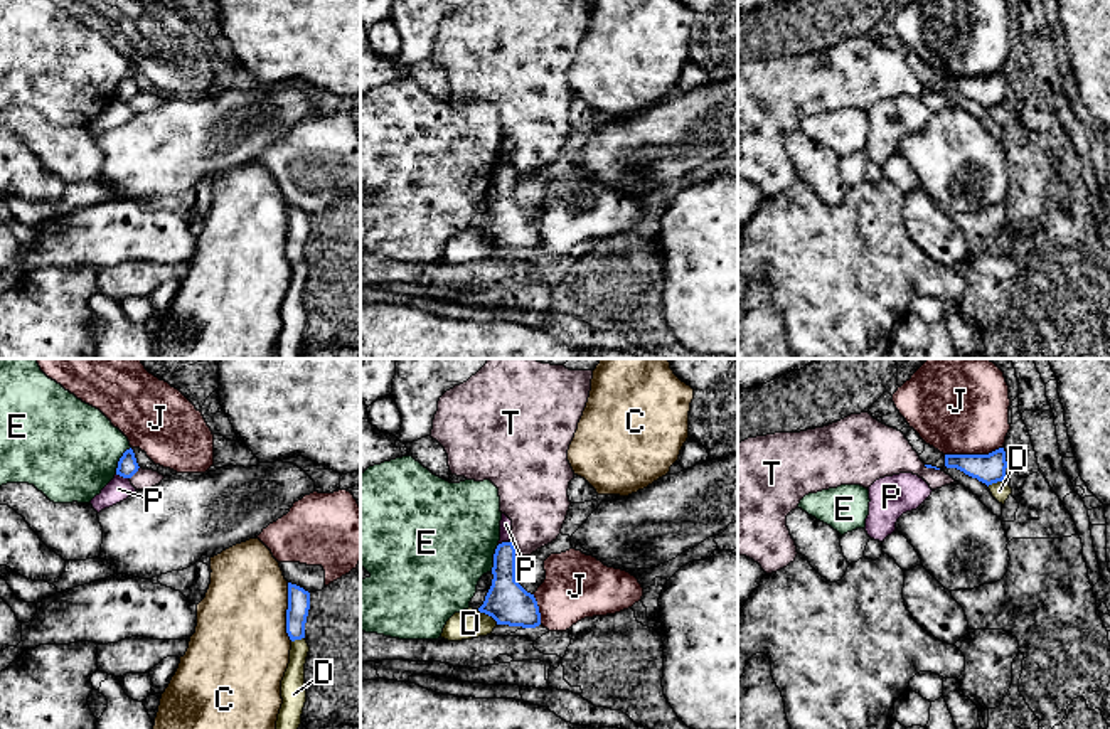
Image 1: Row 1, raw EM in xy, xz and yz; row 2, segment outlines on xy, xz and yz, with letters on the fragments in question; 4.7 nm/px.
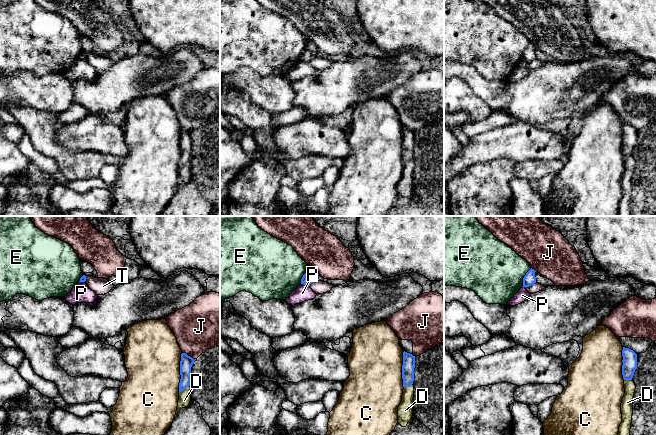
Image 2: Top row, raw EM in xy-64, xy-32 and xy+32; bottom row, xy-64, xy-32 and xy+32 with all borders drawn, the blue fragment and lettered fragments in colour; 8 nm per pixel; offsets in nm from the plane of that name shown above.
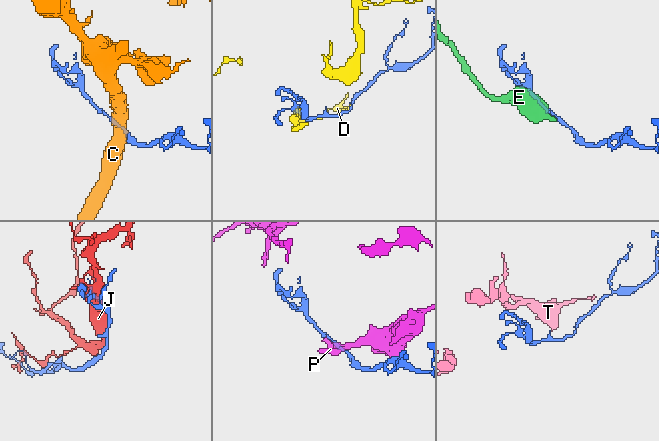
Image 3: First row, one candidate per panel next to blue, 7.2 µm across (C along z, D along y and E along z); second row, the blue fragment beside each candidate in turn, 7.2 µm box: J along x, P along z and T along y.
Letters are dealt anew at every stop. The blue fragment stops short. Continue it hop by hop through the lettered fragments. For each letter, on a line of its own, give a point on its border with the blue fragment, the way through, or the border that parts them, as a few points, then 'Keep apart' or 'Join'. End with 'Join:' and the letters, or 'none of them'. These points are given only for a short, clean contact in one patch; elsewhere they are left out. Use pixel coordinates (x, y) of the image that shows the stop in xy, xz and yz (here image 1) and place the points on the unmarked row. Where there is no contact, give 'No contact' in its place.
C: Touches blue at xy (287, 234). Keep apart
D: Touches blue at xz (487, 236). Keep apart
E: Touches blue at xy (120, 83). Keep apart
J: Touches blue at yz (972, 78). Keep apart
P: Touches blue at xy (123, 100). Boundary: xy (117, 96), (128, 101). Keep apart
T: Touches blue at xz (514, 174). Boundary: xz (511, 164), (516, 184). Keep apart
Join: none of them

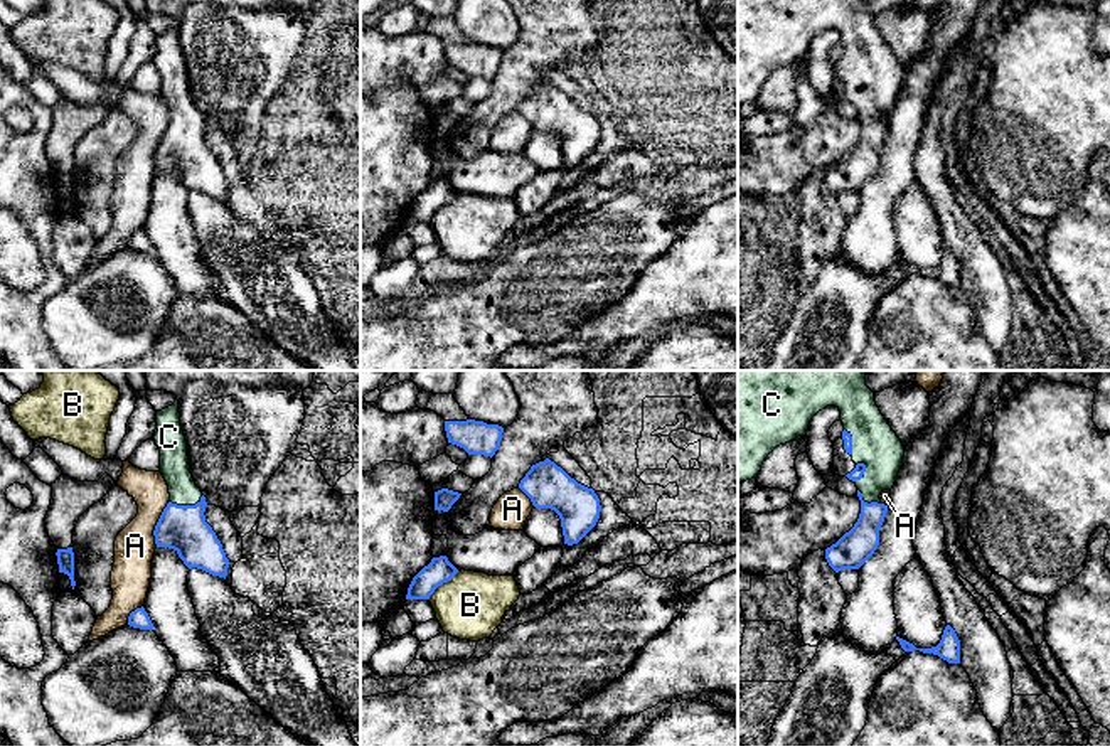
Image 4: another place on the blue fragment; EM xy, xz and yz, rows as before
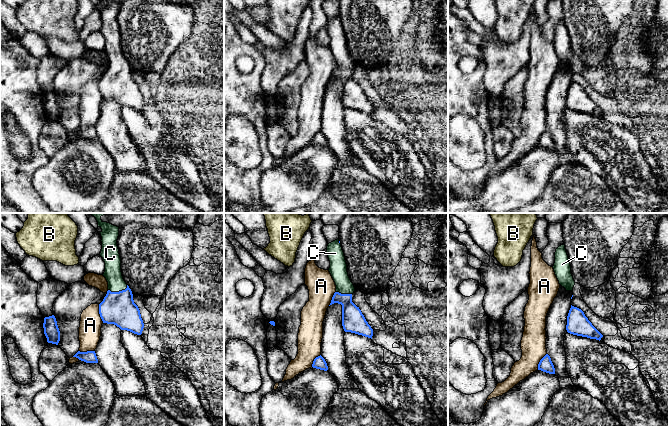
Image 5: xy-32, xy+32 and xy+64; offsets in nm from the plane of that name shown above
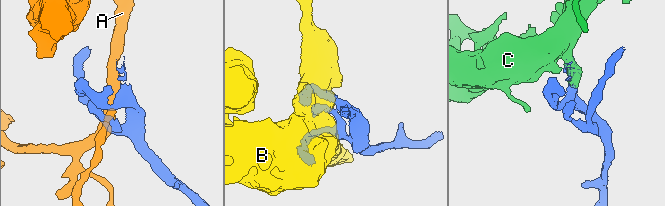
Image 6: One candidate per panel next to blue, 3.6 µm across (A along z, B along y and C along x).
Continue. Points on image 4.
A: Touches blue at xy (157, 147). Keep apart
B: Touches blue at xz (442, 206). Keep apart
C: Touches blue at xy (186, 128). Join
Join: C

